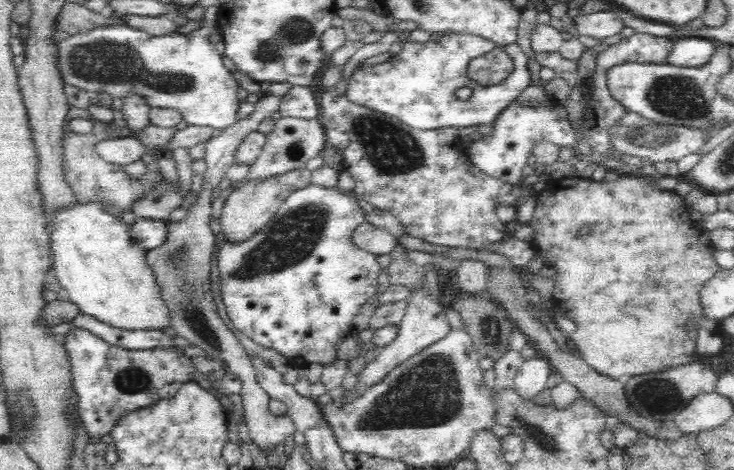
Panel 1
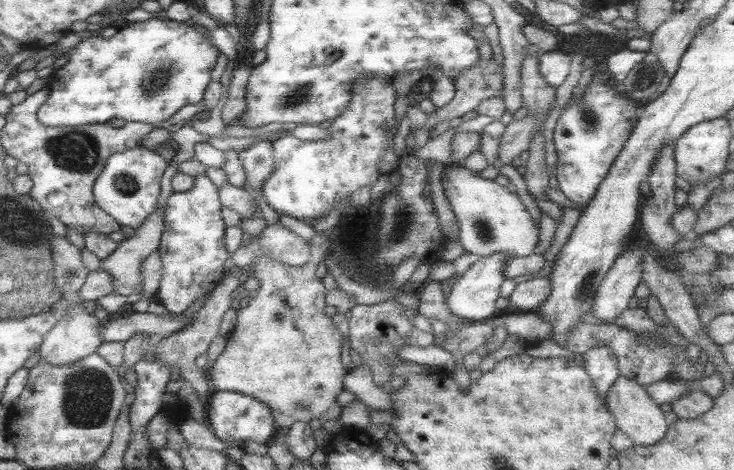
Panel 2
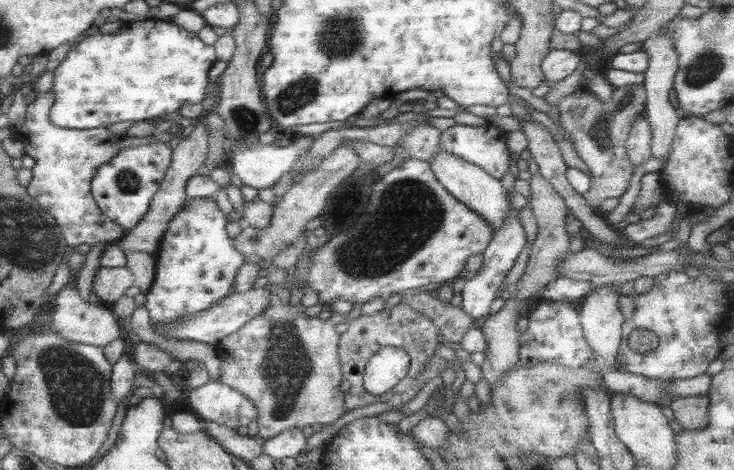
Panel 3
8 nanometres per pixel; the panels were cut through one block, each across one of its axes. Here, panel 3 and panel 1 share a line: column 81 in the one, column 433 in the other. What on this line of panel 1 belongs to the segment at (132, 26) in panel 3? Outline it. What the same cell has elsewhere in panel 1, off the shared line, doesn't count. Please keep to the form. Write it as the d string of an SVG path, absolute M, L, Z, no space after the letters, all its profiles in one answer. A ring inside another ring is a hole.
M450 34L439 41L426 43L406 41L401 51L388 61L376 65L358 66L348 78L346 95L352 103L393 116L412 129L434 131L441 128L461 129L494 122L498 114L515 102L522 90L532 83L528 56L516 43L506 45L503 51L512 59L510 76L494 86L482 86L468 75L471 60L494 50L496 45L475 34ZM462 87L473 90L468 100L458 100L455 92Z

